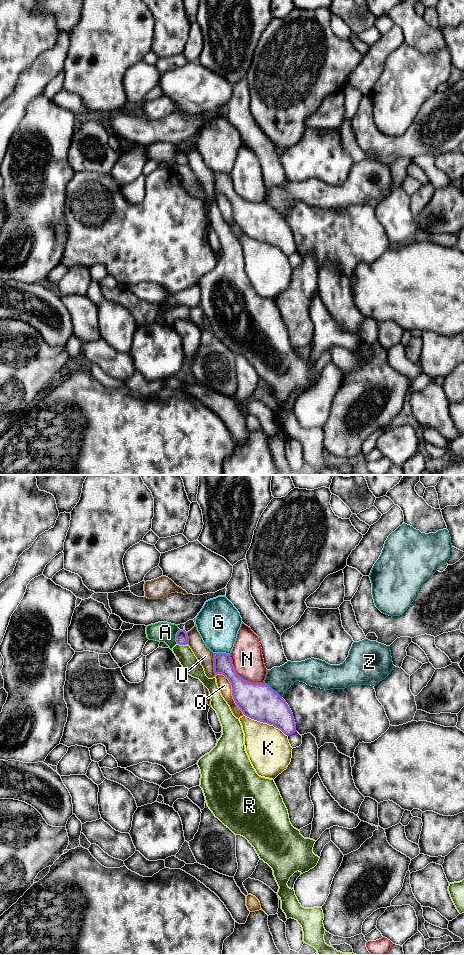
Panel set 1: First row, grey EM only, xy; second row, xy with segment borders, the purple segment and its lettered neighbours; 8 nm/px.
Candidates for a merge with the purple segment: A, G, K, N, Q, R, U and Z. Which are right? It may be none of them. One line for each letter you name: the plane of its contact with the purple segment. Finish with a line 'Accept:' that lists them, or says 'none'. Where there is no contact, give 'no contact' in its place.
Accept: none

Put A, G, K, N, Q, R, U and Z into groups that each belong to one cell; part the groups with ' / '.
A / G / K / N / Q / R / U / Z

